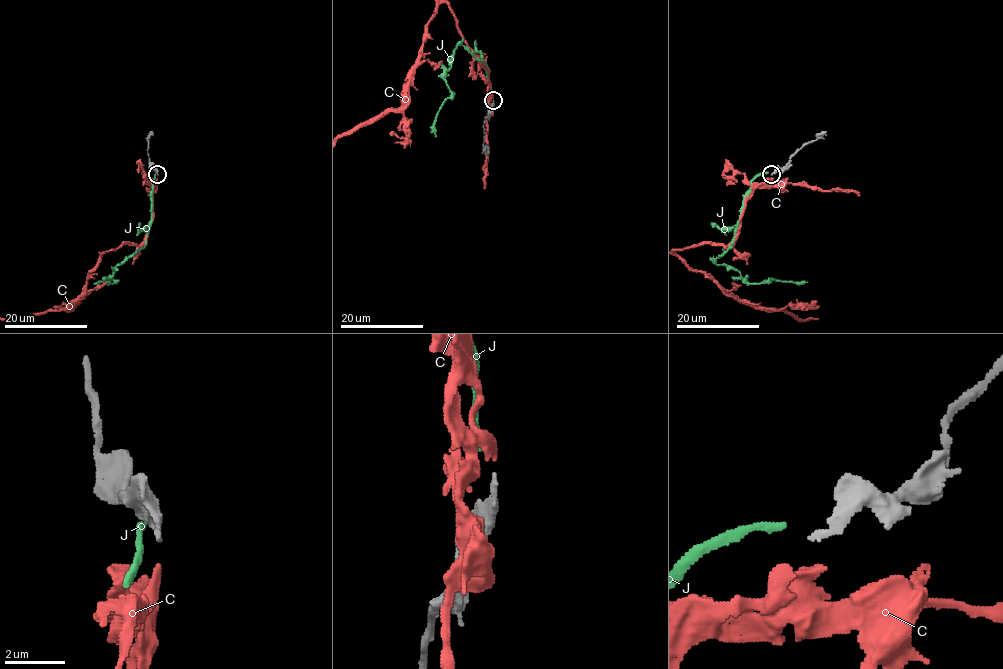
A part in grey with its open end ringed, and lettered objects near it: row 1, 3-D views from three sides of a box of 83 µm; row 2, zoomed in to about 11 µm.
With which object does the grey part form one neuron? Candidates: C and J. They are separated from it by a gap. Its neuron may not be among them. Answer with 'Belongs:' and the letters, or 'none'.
Belongs: C

